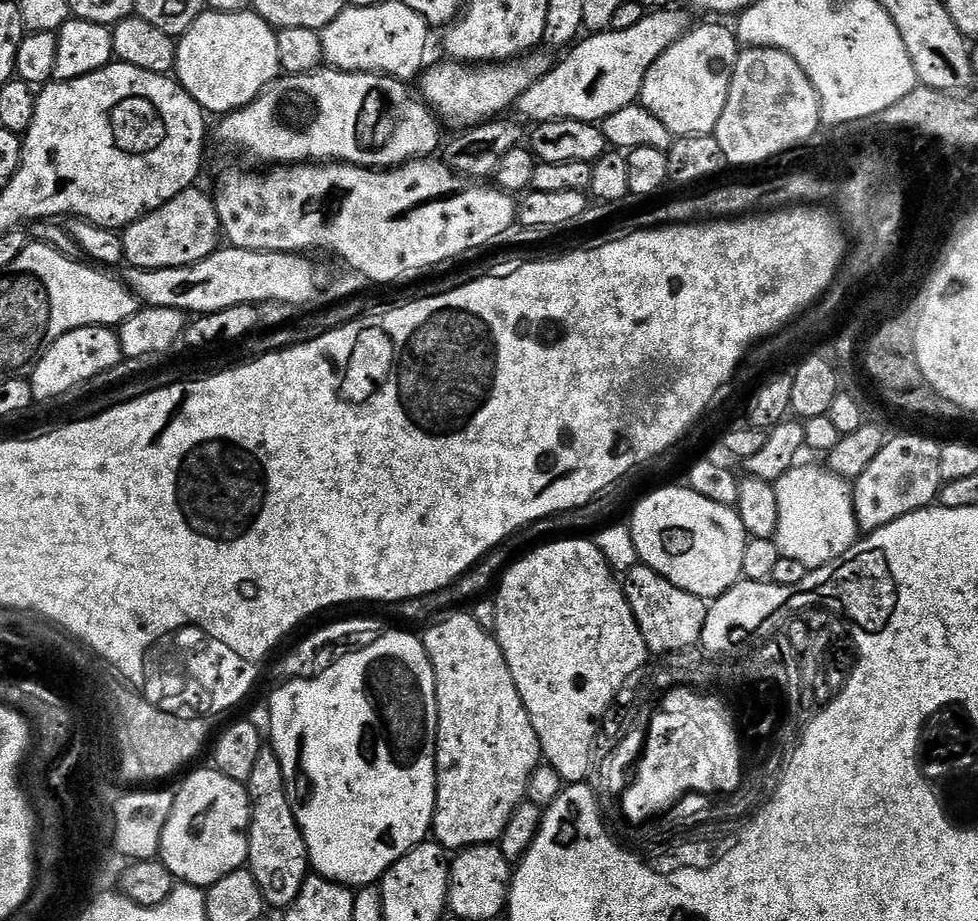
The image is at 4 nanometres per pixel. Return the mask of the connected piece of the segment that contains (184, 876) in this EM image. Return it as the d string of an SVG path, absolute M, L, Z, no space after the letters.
M214 766L208 768L200 768L197 772L192 772L184 780L184 785L180 789L175 789L174 806L170 810L170 818L166 822L166 826L162 830L162 838L160 839L160 855L159 859L170 870L170 874L177 881L192 884L195 888L208 889L211 884L218 882L218 878L226 878L226 874L230 874L234 870L245 867L248 863L248 827L252 821L252 799L248 797L247 787L241 781L234 778L226 778L226 774L222 774Z

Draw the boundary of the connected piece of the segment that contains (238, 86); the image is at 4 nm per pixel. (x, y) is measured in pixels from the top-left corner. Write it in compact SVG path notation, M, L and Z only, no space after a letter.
M205 10L179 37L175 79L199 102L205 113L237 112L257 100L260 91L281 75L276 33L277 29L251 10L234 14Z

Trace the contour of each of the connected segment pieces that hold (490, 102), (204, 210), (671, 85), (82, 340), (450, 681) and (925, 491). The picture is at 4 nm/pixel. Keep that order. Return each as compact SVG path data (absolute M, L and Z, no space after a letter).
M528 54L519 62L497 62L494 64L482 64L473 66L459 62L443 62L425 67L422 75L419 77L418 87L419 95L425 104L436 113L441 121L449 120L452 124L457 124L457 129L467 130L475 128L476 125L485 123L493 118L499 117L507 108L511 109L516 101L520 99L523 92L529 88L535 80L540 79L550 67L550 60L540 54Z
M199 187L187 188L182 194L170 198L158 210L148 212L123 229L124 259L131 267L158 270L177 268L202 262L221 247L222 233L216 201L211 195L199 192Z
M712 23L716 24L693 27L684 33L682 39L674 42L674 46L667 48L654 62L654 66L650 66L640 91L639 103L643 104L646 110L650 110L650 114L654 114L658 122L663 122L666 130L670 130L676 138L698 134L713 135L718 126L718 118L722 118L722 110L726 110L726 94L730 94L730 82L738 55L738 41L731 27L723 28L720 25L723 23Z
M99 324L70 330L62 334L62 338L58 338L58 342L54 342L50 350L46 350L46 354L42 354L38 366L33 370L30 377L32 399L36 402L56 400L59 396L64 396L67 392L72 392L75 388L114 371L119 364L124 363L120 333L115 327Z
M464 610L437 619L432 626L428 633L423 633L422 639L436 683L434 840L446 850L467 850L482 844L496 844L514 810L525 803L530 778L542 763L538 734L534 734L530 714L526 714L526 706L518 694L518 686L514 686L510 666L506 666L504 652L495 635L484 630L474 616L467 611L464 613Z
M896 436L878 450L878 458L852 484L856 526L861 533L877 532L898 518L937 503L942 483L941 445L928 436Z

